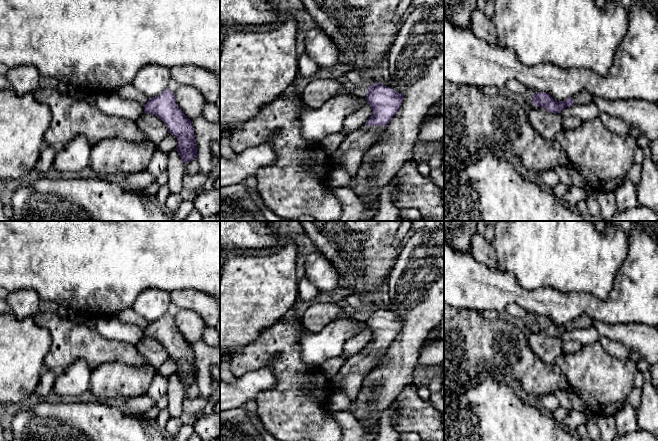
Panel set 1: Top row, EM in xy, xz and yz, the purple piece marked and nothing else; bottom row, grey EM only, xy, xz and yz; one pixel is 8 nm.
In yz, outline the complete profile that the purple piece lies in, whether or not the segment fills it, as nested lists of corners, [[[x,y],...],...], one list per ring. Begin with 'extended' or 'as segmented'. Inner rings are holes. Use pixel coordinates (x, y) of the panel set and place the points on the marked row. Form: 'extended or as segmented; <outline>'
extended; [[[582,91],[576,96],[563,101],[555,101],[549,94],[537,92],[532,94],[532,104],[545,109],[549,113],[560,113],[565,107],[592,103],[595,96],[587,91]]]

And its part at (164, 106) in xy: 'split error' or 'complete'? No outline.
complete

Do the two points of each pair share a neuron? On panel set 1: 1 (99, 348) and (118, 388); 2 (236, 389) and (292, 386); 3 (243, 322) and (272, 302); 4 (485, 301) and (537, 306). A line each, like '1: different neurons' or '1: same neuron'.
1: different neurons
2: different neurons
3: same neuron
4: same neuron

